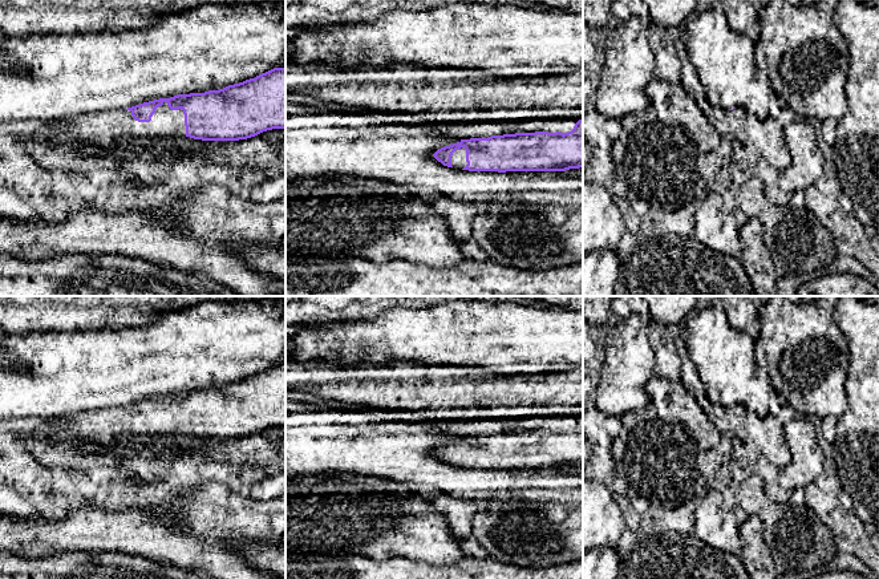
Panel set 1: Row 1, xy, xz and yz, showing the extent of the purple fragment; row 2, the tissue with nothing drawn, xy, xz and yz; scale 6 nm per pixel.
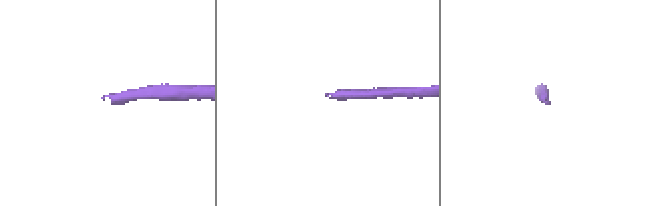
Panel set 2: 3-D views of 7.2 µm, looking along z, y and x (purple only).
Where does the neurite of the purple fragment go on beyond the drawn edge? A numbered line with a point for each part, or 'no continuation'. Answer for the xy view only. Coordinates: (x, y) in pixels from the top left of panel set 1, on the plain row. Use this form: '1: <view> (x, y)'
1: xy (165, 420)

